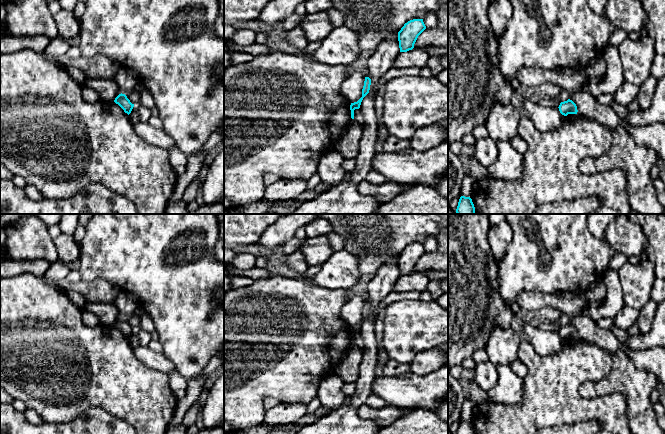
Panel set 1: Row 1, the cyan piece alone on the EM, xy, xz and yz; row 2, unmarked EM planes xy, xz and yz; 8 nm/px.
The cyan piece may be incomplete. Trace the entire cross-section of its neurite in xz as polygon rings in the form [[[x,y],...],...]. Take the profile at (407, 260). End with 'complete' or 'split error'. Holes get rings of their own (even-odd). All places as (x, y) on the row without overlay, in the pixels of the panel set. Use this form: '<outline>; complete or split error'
[[[413,243],[404,248],[398,256],[400,276],[407,276],[414,272],[418,260],[426,253],[423,243]]]; complete

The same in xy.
[[[122,317],[115,322],[114,326],[118,328],[128,339],[131,337],[134,331],[134,328],[132,328],[127,320]]]; complete

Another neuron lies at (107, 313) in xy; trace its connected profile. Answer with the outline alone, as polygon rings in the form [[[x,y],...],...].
[[[114,302],[112,303],[87,303],[82,309],[83,312],[91,312],[97,316],[101,325],[113,326],[121,318]]]

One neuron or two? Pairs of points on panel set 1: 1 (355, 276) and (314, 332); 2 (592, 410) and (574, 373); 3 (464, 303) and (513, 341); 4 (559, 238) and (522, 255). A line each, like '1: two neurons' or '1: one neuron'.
1: two neurons
2: one neuron
3: two neurons
4: one neuron

